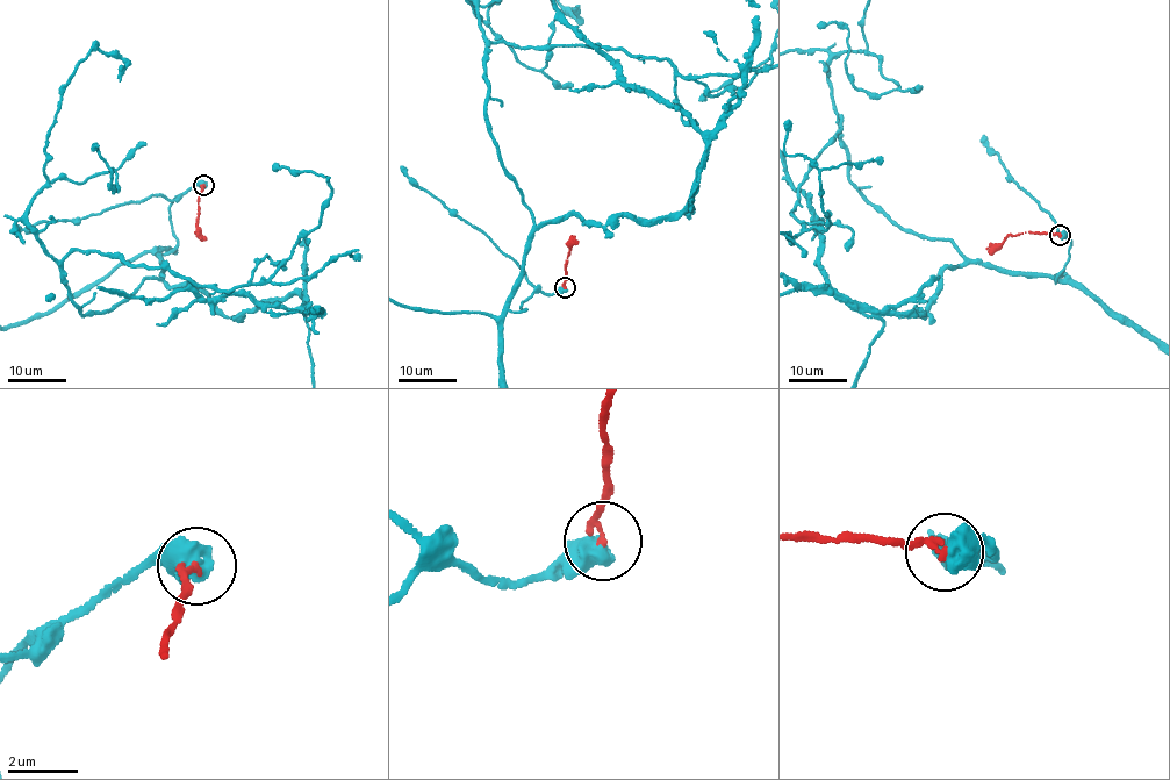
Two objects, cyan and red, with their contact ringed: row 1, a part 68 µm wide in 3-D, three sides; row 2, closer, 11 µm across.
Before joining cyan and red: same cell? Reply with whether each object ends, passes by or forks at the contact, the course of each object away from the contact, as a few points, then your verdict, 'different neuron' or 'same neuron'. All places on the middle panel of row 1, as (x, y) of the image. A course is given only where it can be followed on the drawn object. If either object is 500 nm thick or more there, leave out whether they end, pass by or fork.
red runs (565, 287), (565, 262), (571, 237), (574, 236); same neuron

